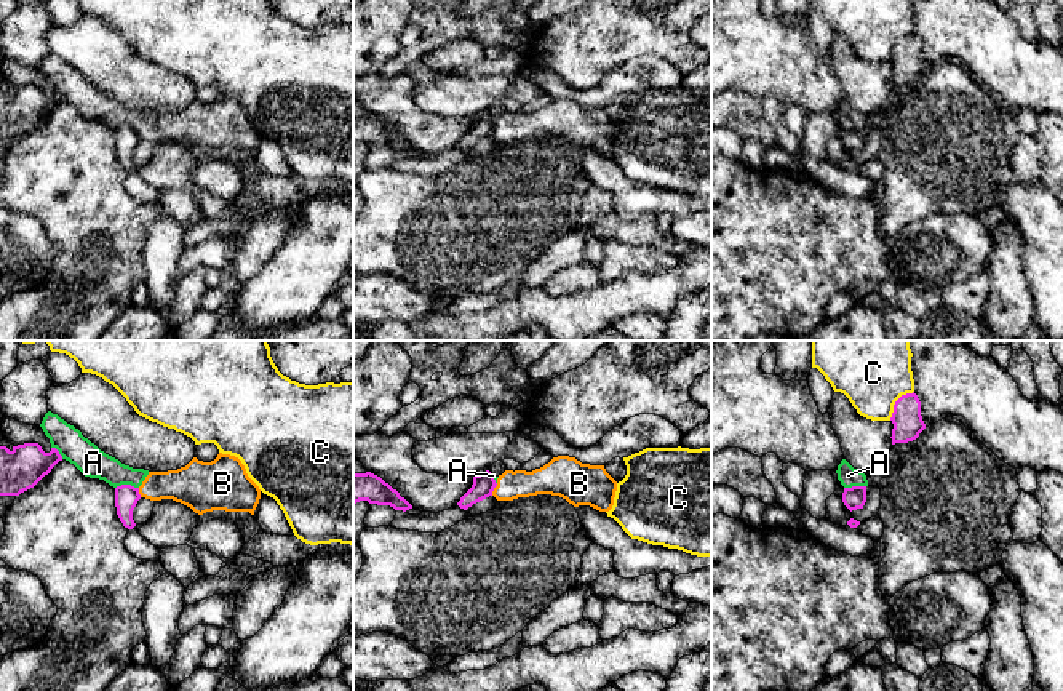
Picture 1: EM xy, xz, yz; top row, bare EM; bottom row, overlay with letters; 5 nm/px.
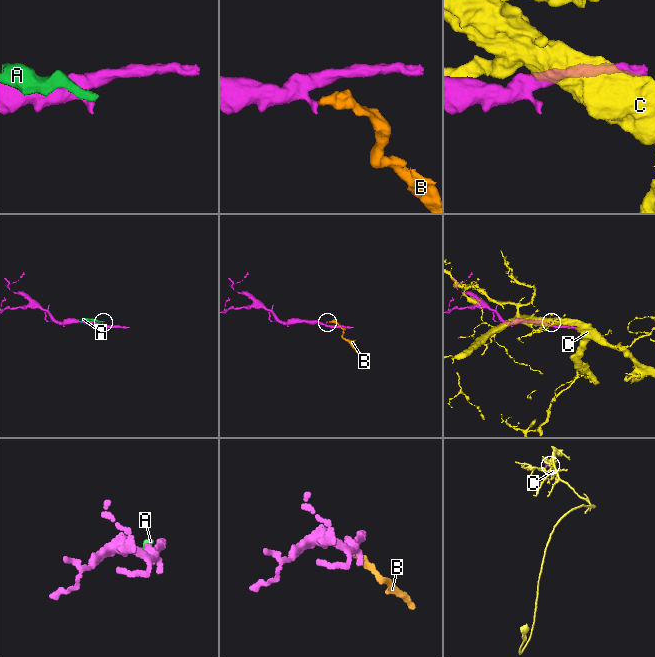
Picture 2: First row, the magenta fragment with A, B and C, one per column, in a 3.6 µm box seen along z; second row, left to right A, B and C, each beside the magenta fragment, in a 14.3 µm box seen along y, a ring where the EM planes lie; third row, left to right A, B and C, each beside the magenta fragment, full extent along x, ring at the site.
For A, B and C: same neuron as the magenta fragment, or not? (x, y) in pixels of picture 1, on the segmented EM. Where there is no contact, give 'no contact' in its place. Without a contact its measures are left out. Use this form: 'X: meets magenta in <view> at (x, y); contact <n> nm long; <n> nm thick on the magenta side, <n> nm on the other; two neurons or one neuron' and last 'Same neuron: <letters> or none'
A: meets magenta in xy at (127, 485); contact 120 nm long; 120 nm thick on the magenta side, 150 nm on the other; two neurons
B: meets magenta in xz at (493, 490); contact 70 nm long; 110 nm thick on the magenta side, 140 nm on the other; two neurons
C: meets magenta in yz at (895, 402); contact 200 nm long; 150 nm thick on the magenta side, 420 nm on the other; two neurons
Same neuron: none

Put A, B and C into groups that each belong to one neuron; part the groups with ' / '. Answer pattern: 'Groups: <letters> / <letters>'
Groups: A B / C

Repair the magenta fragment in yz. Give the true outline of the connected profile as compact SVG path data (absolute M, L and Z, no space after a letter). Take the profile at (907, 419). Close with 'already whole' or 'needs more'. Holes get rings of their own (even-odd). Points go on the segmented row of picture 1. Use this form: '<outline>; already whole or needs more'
M914 392L895 401L890 421L894 424L892 445L908 443L919 437L926 424L921 416L921 401Z; already whole

